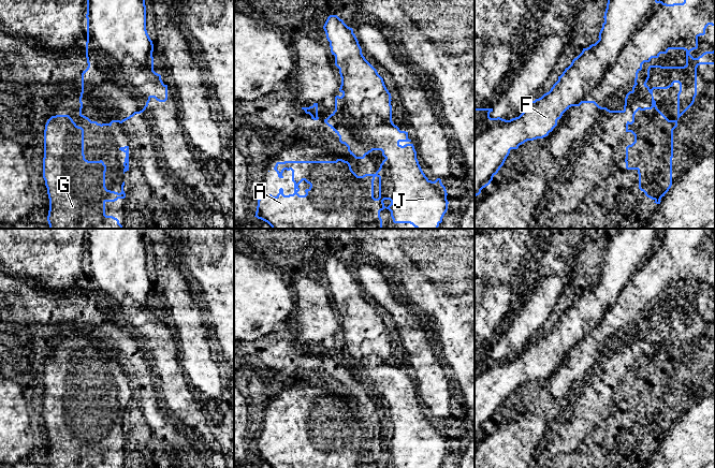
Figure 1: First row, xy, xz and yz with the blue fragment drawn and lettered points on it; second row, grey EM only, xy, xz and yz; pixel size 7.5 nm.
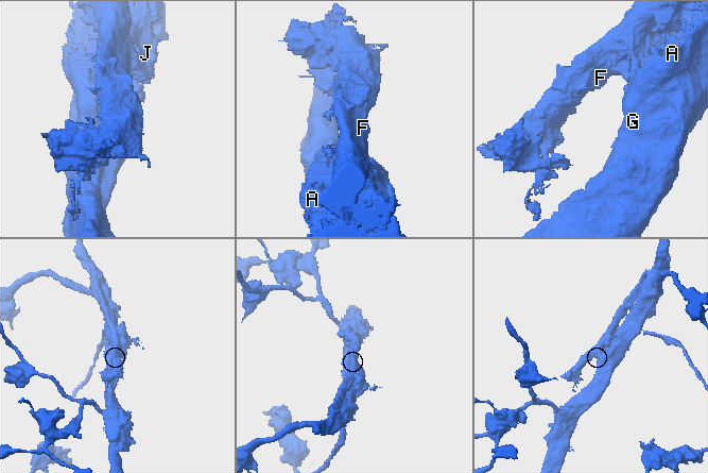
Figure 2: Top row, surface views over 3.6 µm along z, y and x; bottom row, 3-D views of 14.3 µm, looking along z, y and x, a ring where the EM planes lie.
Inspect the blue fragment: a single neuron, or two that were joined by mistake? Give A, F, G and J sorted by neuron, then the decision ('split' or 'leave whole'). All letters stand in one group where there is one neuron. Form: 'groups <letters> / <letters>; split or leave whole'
groups A G J / F; split

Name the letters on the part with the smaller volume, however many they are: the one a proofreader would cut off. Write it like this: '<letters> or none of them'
F

